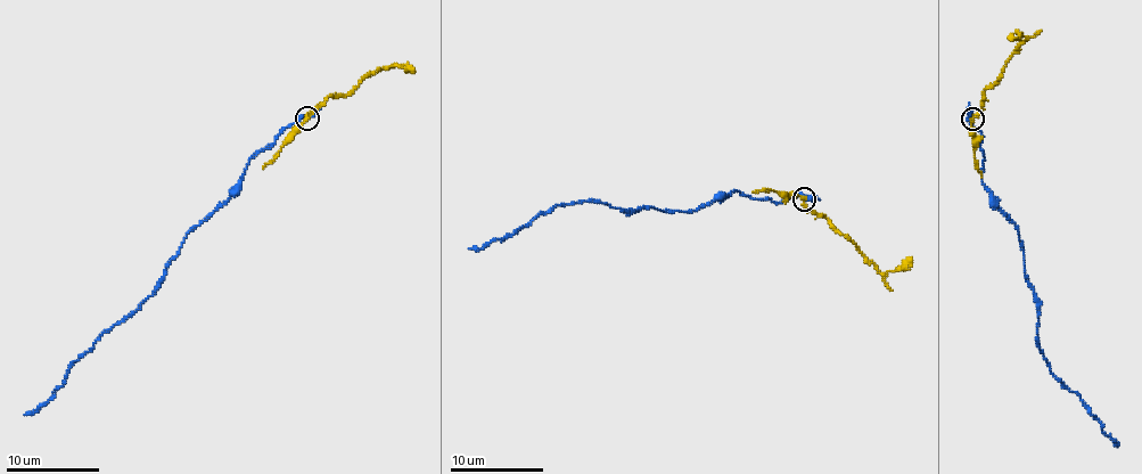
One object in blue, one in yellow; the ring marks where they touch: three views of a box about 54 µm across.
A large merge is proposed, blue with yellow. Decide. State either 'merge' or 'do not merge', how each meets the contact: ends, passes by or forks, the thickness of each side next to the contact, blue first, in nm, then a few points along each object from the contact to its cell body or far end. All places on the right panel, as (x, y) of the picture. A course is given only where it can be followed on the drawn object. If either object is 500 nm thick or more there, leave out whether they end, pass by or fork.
do not merge | blue passes by | yellow passes by | 200/180 nm | blue via (972, 119), (980, 133), (982, 171), (989, 196), (1017, 226), (1040, 350), (1117, 447) | yellow via (972, 120), (982, 108), (983, 95), (996, 83), (1026, 38), (1021, 33), (1010, 40)

